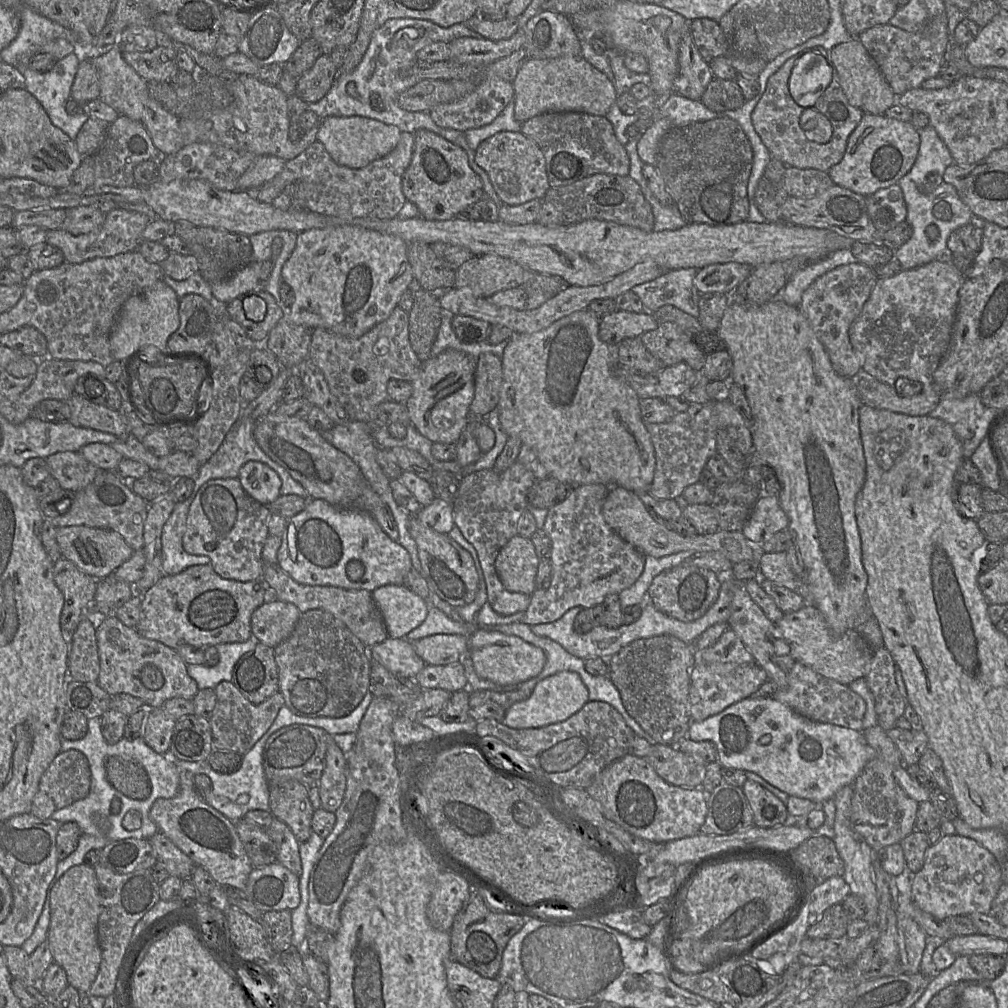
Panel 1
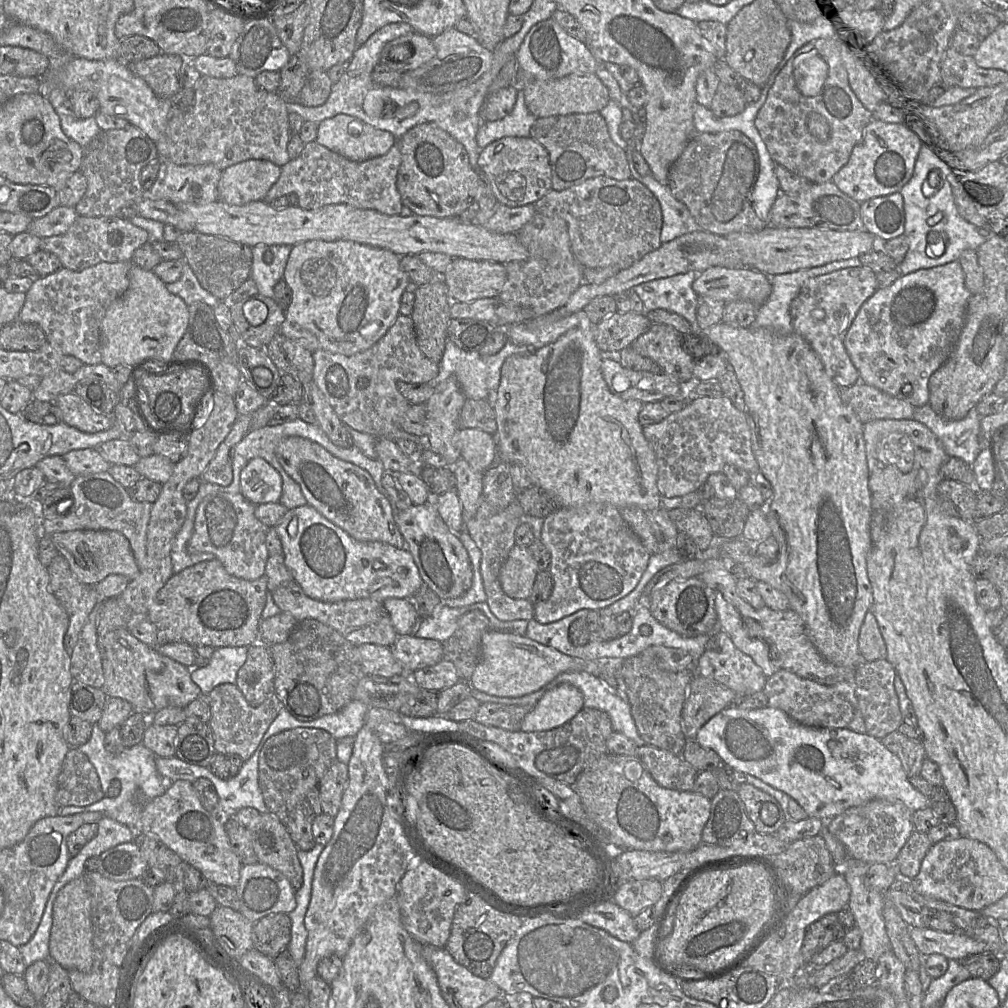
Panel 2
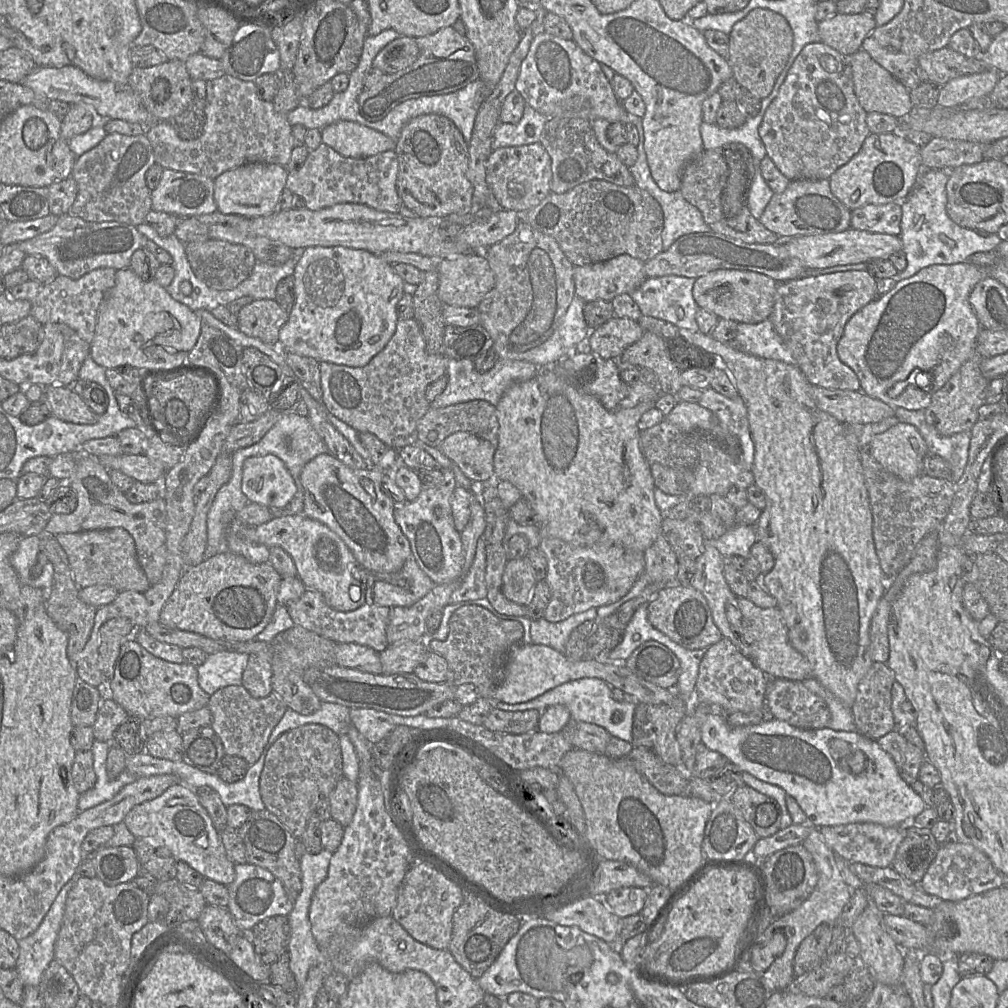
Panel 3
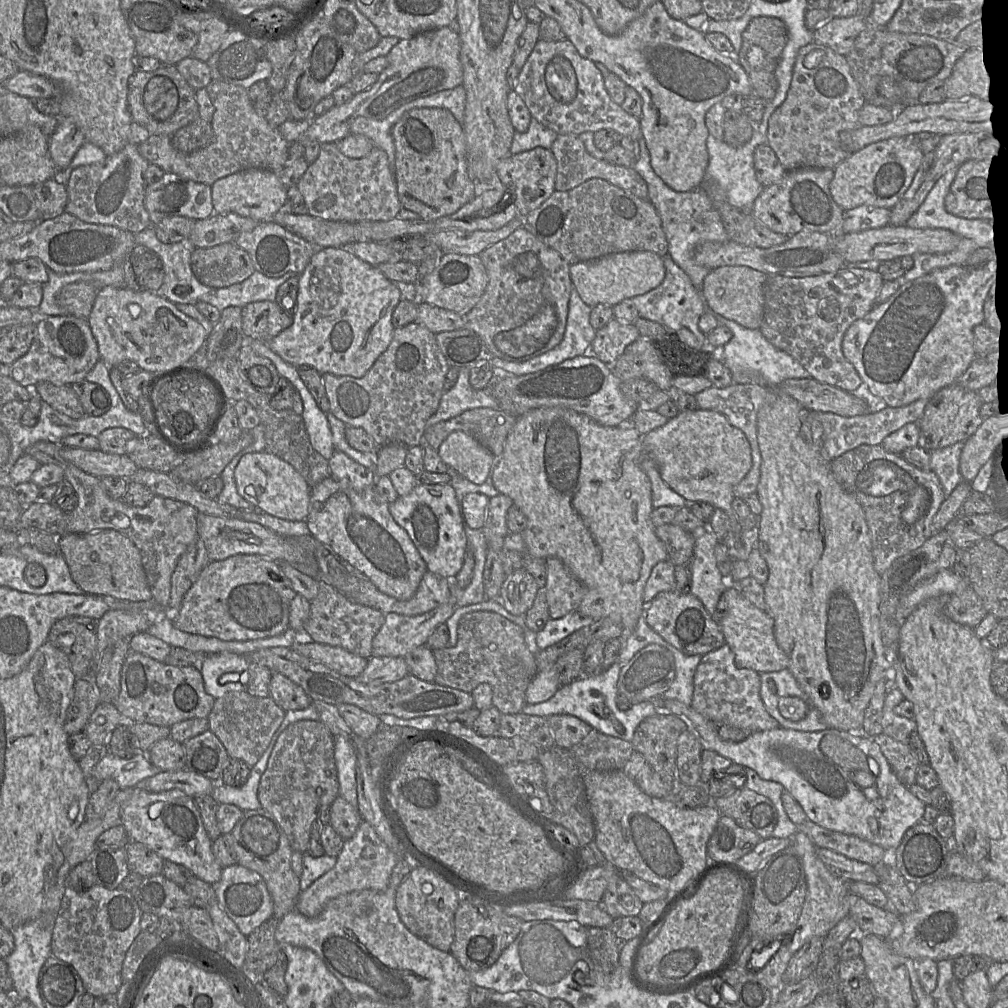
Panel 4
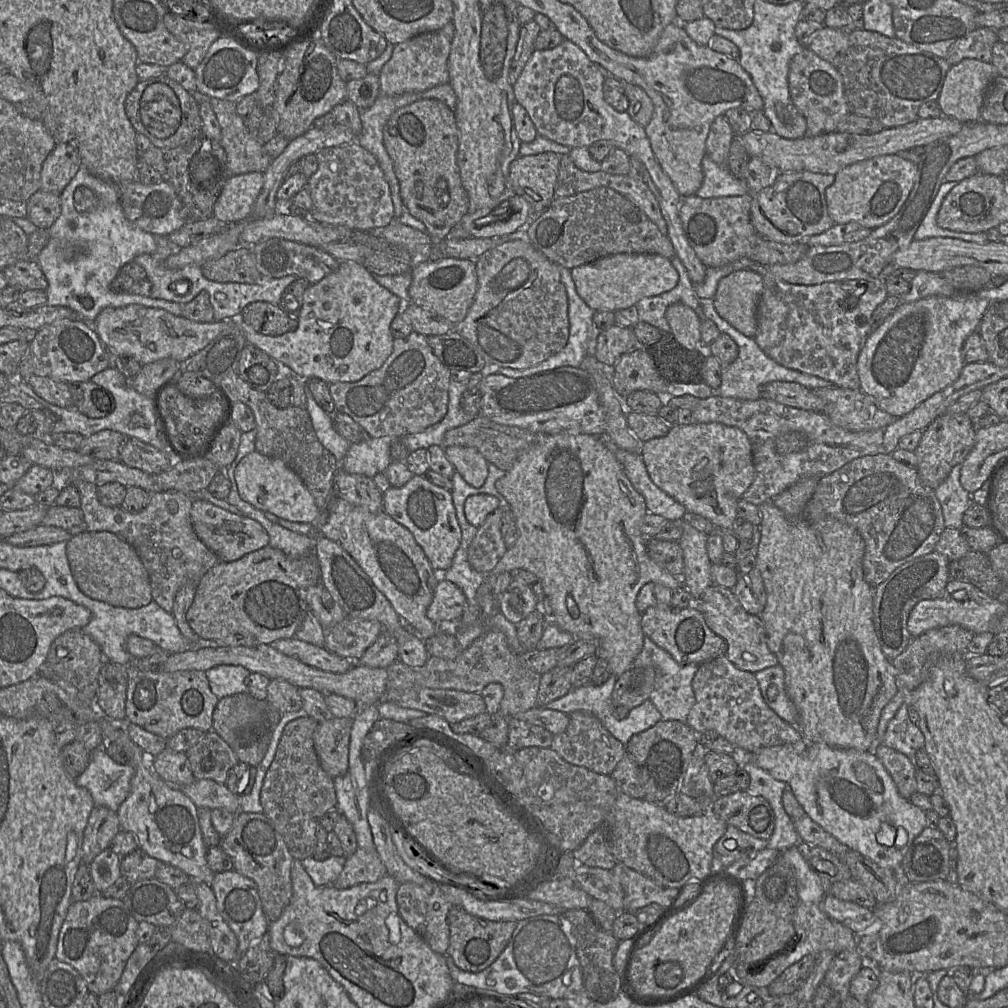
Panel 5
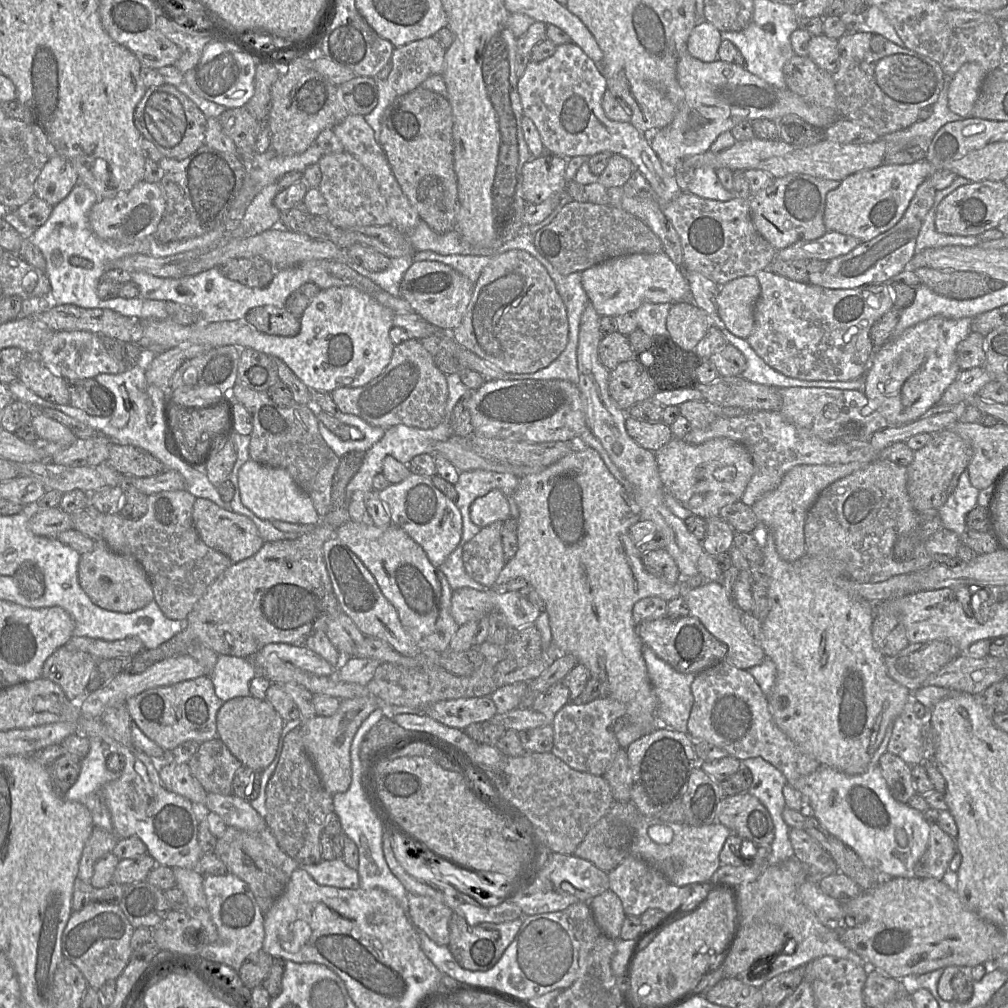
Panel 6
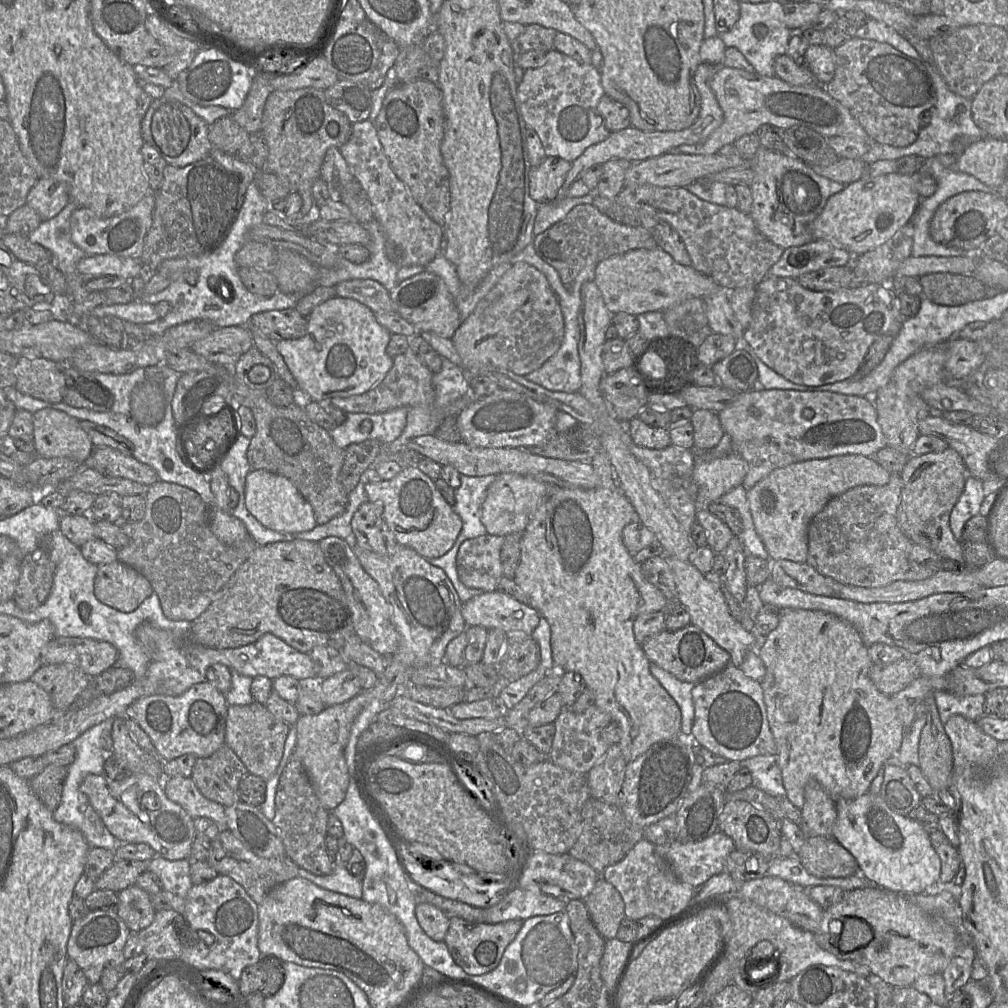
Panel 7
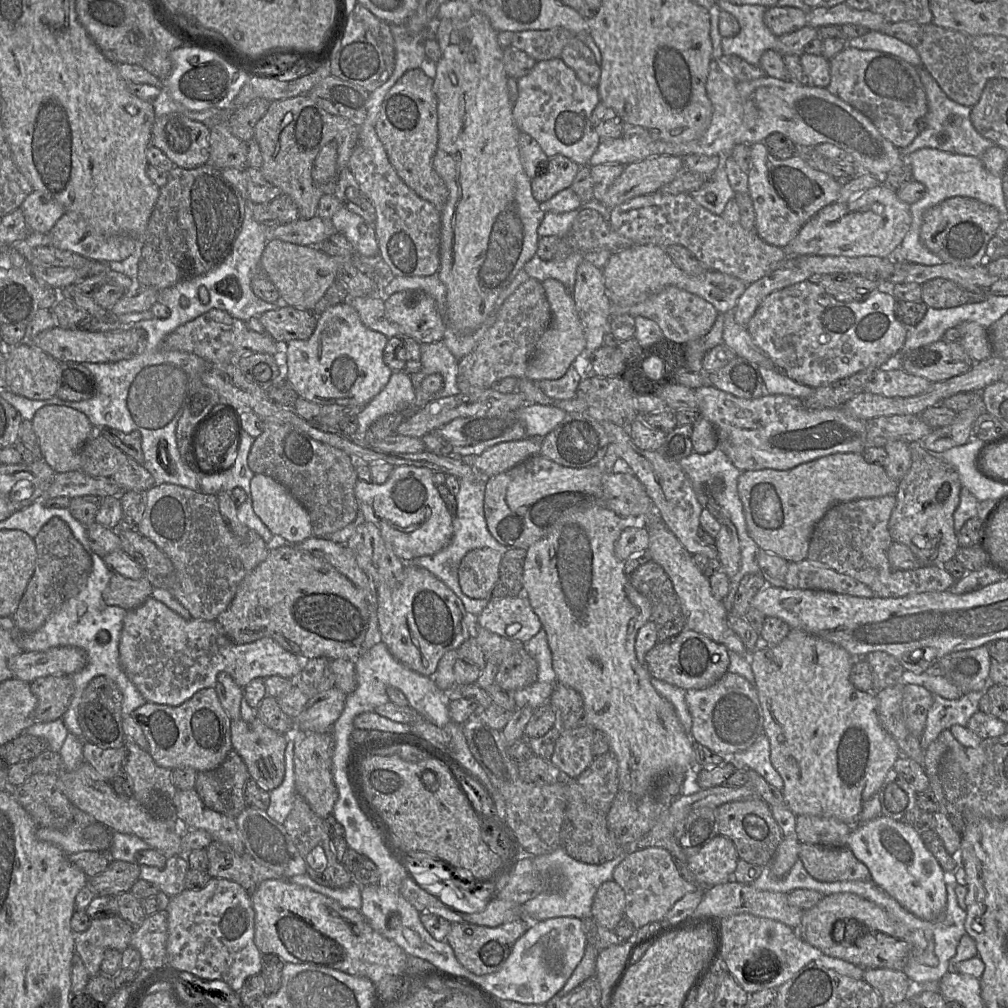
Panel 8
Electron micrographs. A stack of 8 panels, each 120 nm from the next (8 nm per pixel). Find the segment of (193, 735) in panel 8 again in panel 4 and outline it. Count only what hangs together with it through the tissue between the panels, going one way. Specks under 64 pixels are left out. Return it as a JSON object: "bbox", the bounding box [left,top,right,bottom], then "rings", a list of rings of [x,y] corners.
{"bbox":[114,651,215,728],"rings":[[[130,651],[121,669],[121,690],[114,705],[126,723],[148,723],[171,728],[184,720],[208,718],[214,703],[215,698],[205,691],[203,676],[198,666],[171,666],[144,654]]]}

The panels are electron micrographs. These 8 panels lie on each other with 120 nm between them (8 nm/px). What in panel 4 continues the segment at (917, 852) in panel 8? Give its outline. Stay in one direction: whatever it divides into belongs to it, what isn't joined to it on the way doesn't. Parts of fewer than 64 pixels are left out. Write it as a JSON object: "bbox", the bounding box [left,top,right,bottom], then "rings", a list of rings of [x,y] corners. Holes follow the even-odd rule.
{"bbox":[649,697,926,854],"rings":[[[663,697],[649,701],[655,706],[657,714],[675,715],[685,721],[700,738],[704,749],[715,751],[734,764],[754,770],[763,780],[780,783],[802,807],[808,820],[823,828],[857,836],[893,854],[906,831],[920,823],[924,815],[926,805],[898,780],[878,745],[862,733],[836,729],[802,732],[780,726],[754,732],[741,742],[728,742],[720,738],[717,724],[691,706]],[[827,735],[849,741],[867,756],[870,767],[871,764],[878,765],[874,791],[858,787],[852,774],[841,769],[821,751],[821,740]]]}

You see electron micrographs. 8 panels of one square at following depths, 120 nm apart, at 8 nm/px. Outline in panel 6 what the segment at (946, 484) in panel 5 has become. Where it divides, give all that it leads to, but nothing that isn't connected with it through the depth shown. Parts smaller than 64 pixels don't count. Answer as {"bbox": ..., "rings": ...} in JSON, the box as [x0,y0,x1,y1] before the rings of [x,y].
{"bbox":[938,469,979,535],"rings":[[[967,469],[960,475],[958,484],[938,510],[943,528],[961,535],[966,529],[966,515],[976,506],[979,491],[970,480]]]}

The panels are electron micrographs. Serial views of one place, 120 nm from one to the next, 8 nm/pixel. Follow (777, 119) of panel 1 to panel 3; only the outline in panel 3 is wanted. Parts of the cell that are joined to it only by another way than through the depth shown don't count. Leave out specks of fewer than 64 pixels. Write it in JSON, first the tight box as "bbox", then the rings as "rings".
{"bbox":[759,42,870,181],"rings":[[[822,42],[810,43],[796,57],[778,95],[766,109],[759,135],[769,158],[790,181],[829,179],[860,150],[870,133],[866,116],[854,92],[848,57]]]}

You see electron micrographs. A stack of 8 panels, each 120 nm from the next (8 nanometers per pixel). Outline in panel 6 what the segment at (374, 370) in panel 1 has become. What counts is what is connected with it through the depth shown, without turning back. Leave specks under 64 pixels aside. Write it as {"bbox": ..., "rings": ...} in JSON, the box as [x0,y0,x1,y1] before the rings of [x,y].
{"bbox":[330,338,448,430],"rings":[[[410,338],[394,346],[391,361],[379,376],[360,387],[335,389],[330,395],[340,412],[358,416],[372,426],[387,430],[403,424],[432,429],[444,420],[448,386],[431,354],[419,340]]]}

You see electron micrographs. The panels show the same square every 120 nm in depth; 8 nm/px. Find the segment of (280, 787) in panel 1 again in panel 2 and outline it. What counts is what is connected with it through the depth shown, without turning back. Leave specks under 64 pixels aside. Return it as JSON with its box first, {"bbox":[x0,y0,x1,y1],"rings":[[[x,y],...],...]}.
{"bbox":[286,798,316,851],"rings":[[[307,798],[301,801],[288,817],[286,828],[298,850],[309,851],[315,846],[316,841],[312,833],[315,817]]]}

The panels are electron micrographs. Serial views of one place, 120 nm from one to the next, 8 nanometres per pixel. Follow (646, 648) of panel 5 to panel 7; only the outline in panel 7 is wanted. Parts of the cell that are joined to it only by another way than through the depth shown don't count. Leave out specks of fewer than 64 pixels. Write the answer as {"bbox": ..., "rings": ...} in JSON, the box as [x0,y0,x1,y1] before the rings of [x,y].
{"bbox":[649,662,695,739],"rings":[[[650,662],[649,666],[652,675],[660,682],[680,708],[682,715],[680,735],[686,739],[692,737],[694,703],[691,691],[695,684],[678,680],[674,675],[653,662]]]}

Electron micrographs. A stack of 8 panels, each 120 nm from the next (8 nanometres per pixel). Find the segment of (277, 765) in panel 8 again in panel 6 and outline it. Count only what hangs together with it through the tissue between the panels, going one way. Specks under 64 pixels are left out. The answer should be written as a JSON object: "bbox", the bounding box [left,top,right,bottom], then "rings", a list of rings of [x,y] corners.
{"bbox":[217,696,284,772],"rings":[[[253,696],[236,697],[223,703],[217,713],[217,738],[245,767],[262,772],[274,760],[284,721],[272,705]]]}

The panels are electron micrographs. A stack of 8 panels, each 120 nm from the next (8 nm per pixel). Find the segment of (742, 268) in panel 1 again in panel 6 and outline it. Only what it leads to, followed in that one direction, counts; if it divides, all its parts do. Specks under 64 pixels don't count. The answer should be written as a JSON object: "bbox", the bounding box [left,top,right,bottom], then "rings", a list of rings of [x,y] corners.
{"bbox":[718,276,761,339],"rings":[[[742,276],[720,286],[718,316],[735,336],[747,339],[753,330],[754,307],[761,287],[756,276]]]}

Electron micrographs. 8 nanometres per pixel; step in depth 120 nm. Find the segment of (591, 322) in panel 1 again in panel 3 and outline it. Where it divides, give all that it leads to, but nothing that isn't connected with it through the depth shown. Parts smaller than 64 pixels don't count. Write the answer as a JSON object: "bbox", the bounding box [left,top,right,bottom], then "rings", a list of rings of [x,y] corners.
{"bbox":[494,367,664,552],"rings":[[[547,367],[530,380],[515,383],[501,397],[495,406],[499,421],[498,443],[494,455],[494,477],[499,481],[508,481],[514,485],[525,498],[535,515],[535,526],[540,538],[558,538],[575,546],[621,545],[628,549],[645,552],[661,535],[664,520],[663,512],[659,510],[654,499],[656,488],[650,466],[640,448],[640,433],[638,422],[641,416],[655,406],[656,401],[647,401],[633,408],[617,411],[607,410],[594,396],[582,392],[561,376],[553,367]]]}

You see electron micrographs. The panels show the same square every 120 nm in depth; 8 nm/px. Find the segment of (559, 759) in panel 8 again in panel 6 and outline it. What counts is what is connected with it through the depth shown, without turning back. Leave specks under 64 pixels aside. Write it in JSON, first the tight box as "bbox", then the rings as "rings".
{"bbox":[551,698,625,776],"rings":[[[601,698],[587,704],[568,702],[552,720],[551,752],[574,770],[602,776],[620,749],[612,725],[625,714],[625,704],[612,698]]]}

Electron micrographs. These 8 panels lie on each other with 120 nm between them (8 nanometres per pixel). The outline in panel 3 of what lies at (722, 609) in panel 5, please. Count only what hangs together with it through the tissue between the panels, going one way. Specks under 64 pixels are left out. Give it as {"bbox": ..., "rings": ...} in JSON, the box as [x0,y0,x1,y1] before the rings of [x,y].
{"bbox":[737,597,813,681],"rings":[[[738,597],[737,608],[742,614],[740,639],[750,647],[749,658],[769,679],[803,681],[813,678],[813,672],[807,659],[792,647],[788,639],[788,630],[780,610],[761,608],[744,597]]]}

